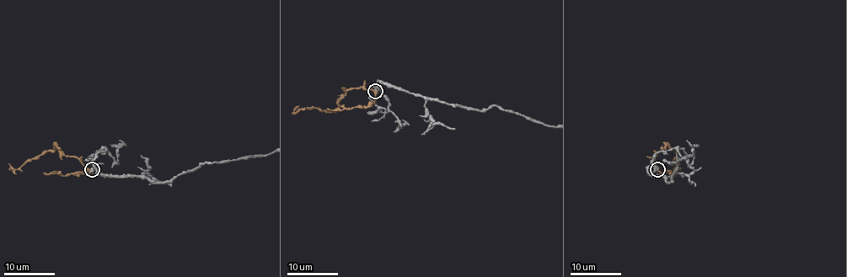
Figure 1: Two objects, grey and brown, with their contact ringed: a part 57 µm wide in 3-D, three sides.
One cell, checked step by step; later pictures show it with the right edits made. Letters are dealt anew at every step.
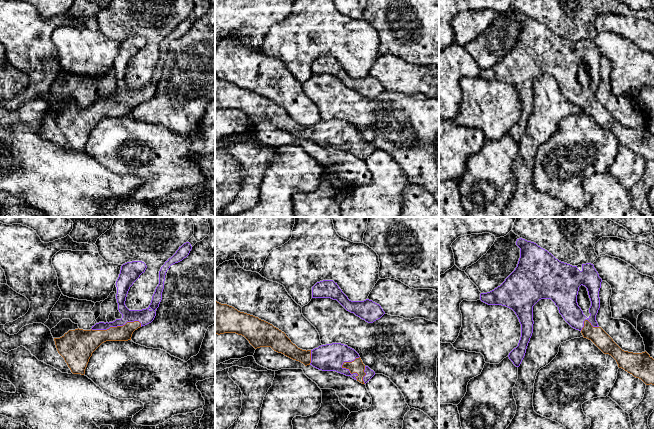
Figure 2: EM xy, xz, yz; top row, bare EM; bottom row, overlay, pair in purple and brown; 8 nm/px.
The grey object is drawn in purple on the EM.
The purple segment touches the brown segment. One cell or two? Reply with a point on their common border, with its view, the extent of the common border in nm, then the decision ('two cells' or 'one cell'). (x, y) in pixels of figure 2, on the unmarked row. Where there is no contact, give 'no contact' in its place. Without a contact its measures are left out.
contact xy (116, 102); length 420 nm; one cell

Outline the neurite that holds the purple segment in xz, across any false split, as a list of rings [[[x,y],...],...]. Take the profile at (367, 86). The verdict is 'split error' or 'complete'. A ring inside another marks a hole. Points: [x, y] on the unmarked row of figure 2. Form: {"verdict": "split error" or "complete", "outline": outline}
{"verdict": "complete", "outline": [[[333,56],[317,58],[312,63],[312,74],[331,74],[337,76],[347,87],[354,89],[368,99],[373,99],[385,90],[381,82],[372,76],[349,76]]]}

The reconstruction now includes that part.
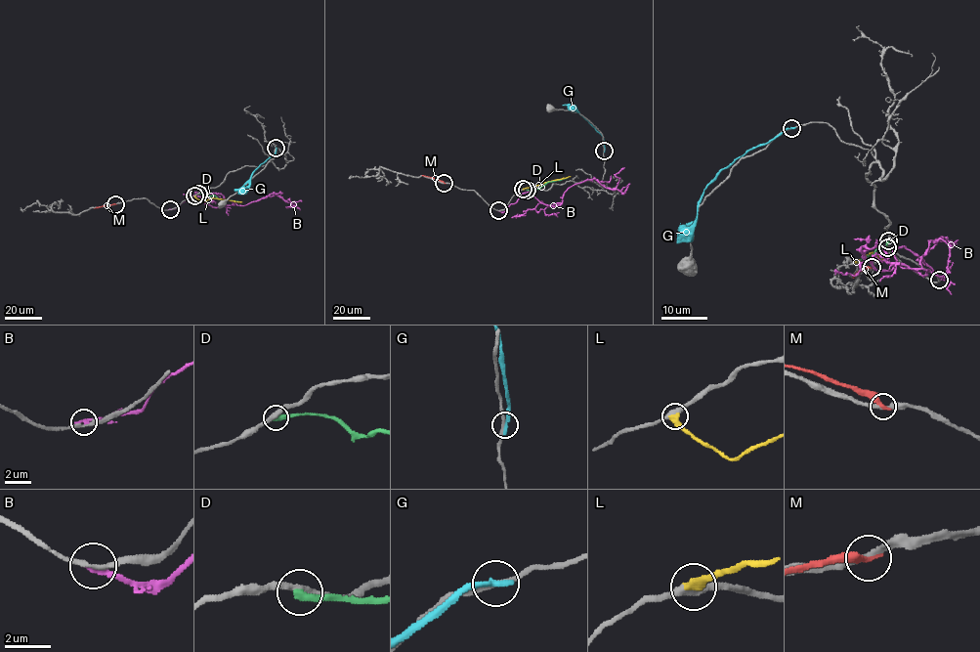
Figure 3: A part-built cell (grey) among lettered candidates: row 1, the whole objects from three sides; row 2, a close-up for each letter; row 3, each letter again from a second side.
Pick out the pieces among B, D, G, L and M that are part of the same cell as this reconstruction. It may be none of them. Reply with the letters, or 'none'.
L

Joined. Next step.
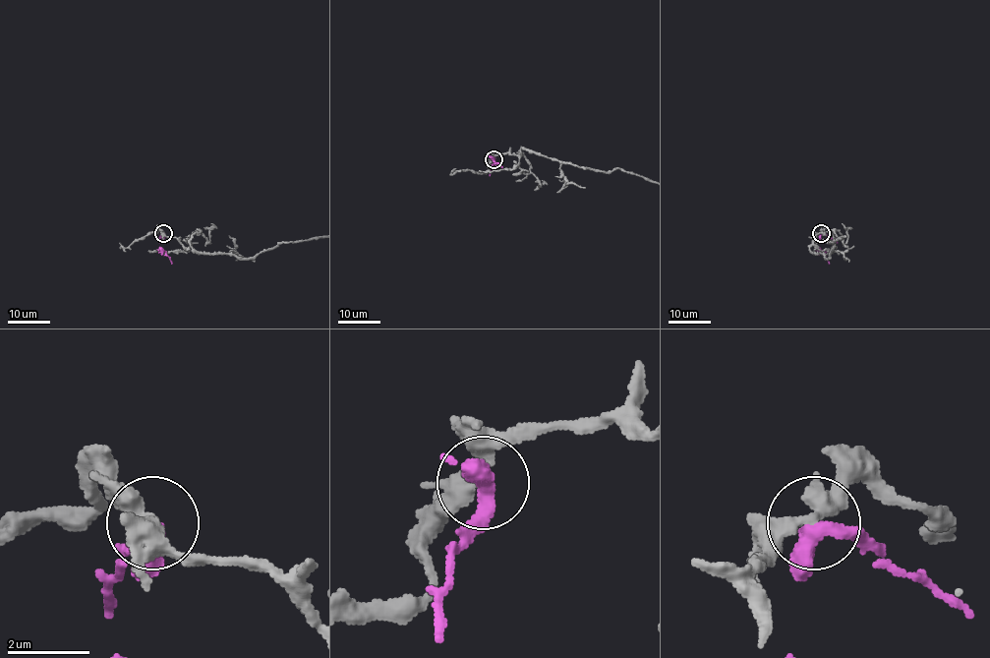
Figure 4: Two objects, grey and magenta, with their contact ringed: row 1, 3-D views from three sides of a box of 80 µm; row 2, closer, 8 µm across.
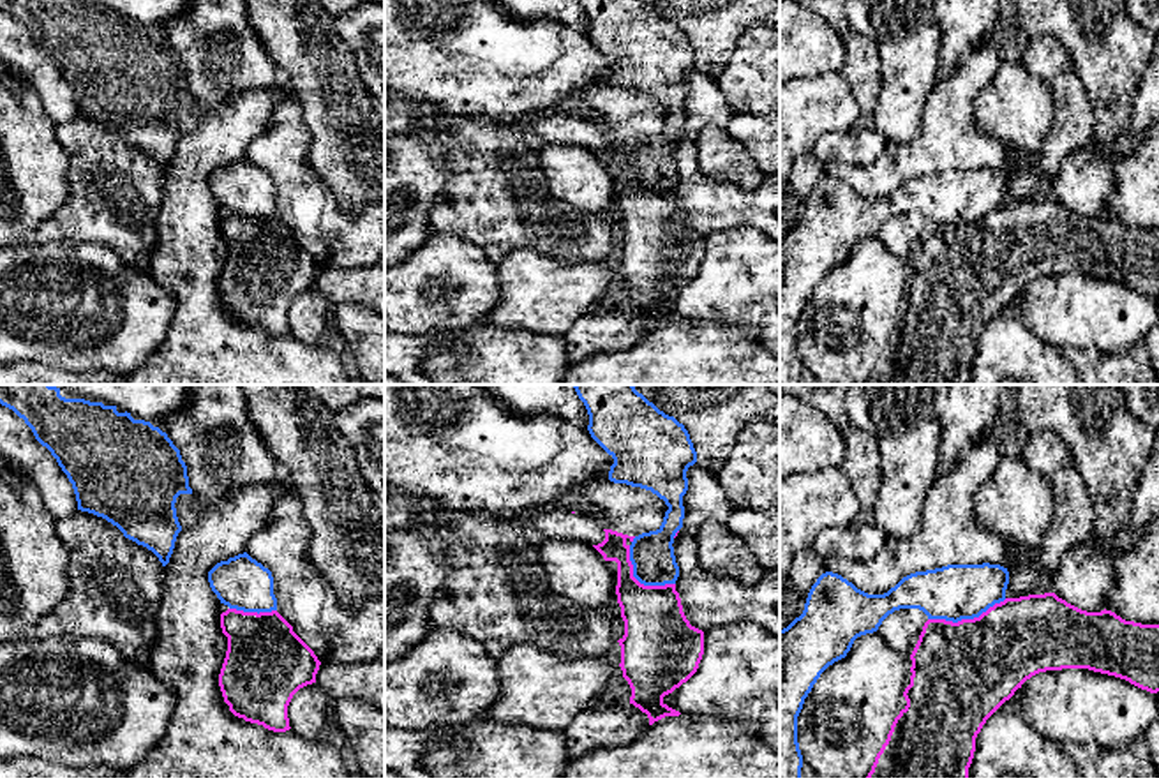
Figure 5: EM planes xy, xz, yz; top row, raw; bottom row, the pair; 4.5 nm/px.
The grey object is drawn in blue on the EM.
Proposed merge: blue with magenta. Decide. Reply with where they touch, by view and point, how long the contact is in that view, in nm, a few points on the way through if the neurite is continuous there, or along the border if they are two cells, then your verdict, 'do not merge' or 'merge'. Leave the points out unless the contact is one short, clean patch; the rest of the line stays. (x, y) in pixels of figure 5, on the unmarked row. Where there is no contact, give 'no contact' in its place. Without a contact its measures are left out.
yz (967, 223) | 380 nm | along yz (1006, 203), (972, 223), (957, 226), (928, 224) | do not merge

